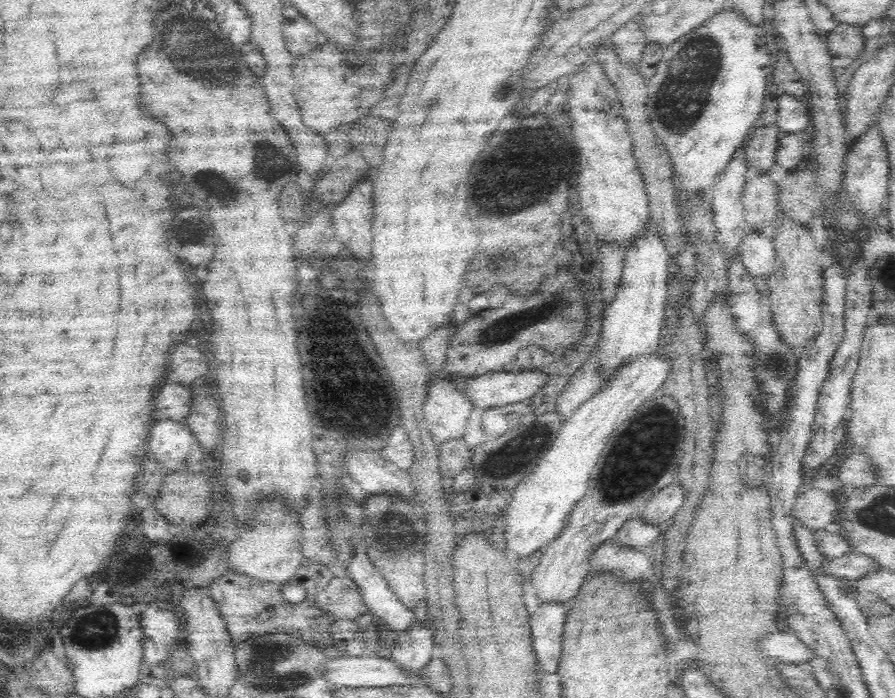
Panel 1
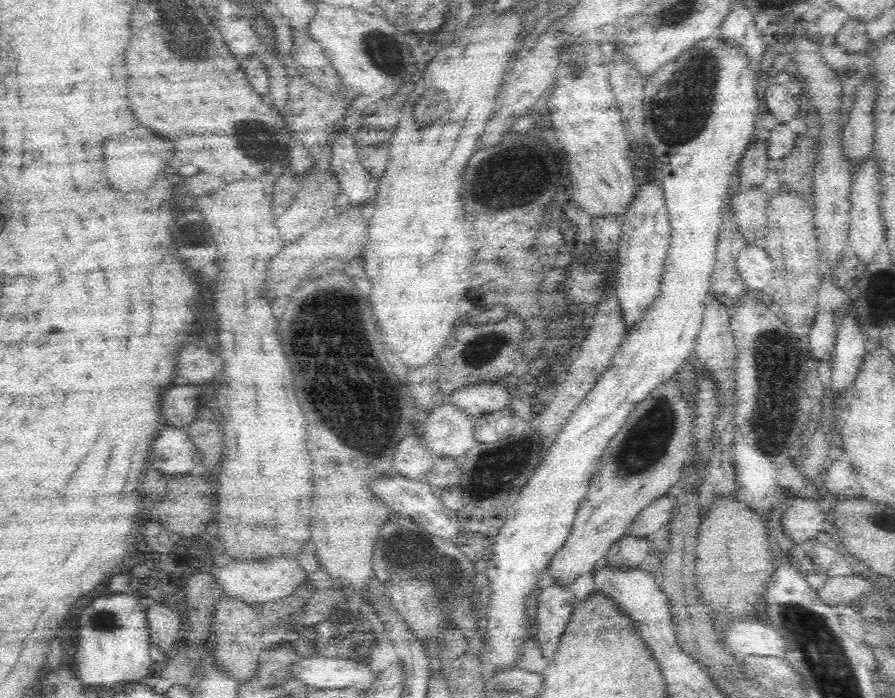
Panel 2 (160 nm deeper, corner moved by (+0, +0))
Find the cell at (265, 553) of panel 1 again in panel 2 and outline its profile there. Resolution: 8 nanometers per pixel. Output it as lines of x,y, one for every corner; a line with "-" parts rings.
276,557
270,562
224,562
224,568
218,568
214,574
216,585
220,587
222,599
242,601
248,607
261,607
272,601
279,601
304,583
307,575
301,570
297,560

